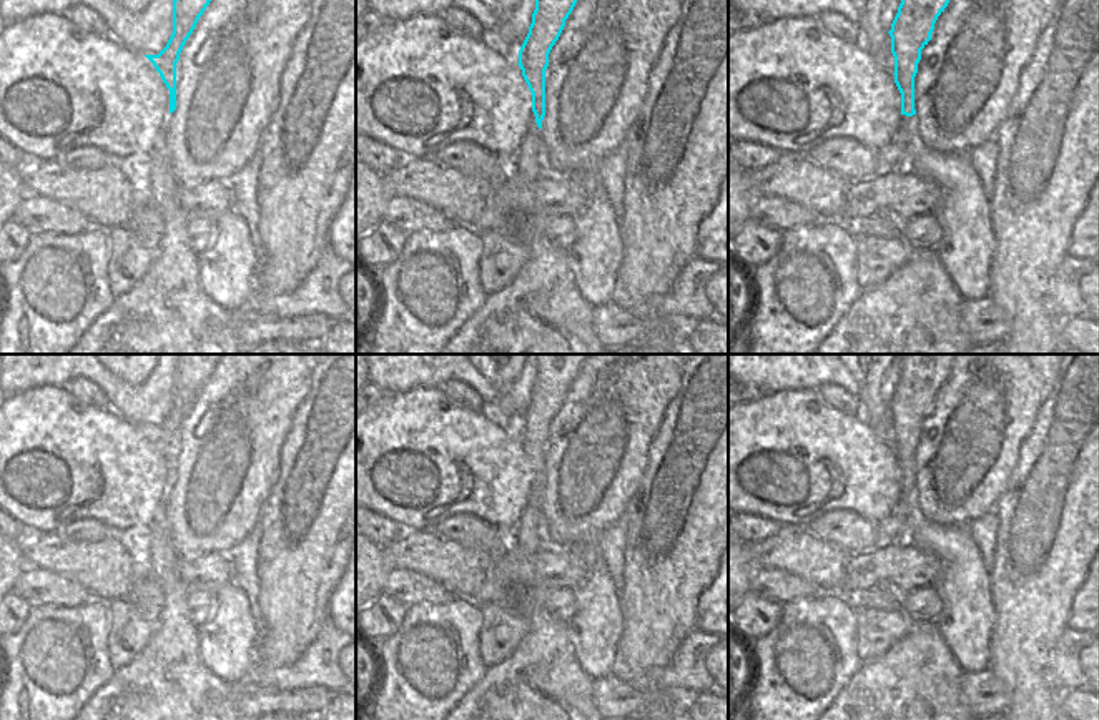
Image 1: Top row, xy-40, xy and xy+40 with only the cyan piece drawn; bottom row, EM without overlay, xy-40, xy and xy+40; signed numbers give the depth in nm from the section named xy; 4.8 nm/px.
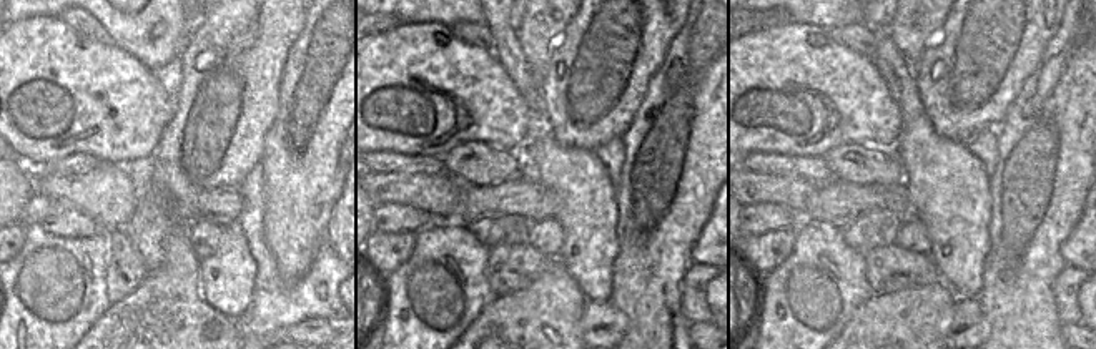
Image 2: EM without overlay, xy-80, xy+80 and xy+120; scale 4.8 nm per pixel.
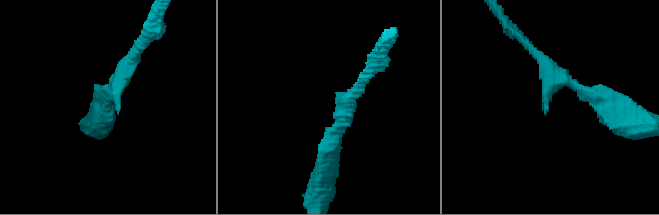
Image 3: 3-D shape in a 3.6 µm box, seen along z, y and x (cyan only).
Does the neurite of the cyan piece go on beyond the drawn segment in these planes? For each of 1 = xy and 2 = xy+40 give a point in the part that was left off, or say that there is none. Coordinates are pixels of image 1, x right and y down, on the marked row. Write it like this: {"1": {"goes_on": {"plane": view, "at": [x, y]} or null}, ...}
{"1": {"goes_on": {"plane": "xy", "at": [531, 162]}}, "2": {"goes_on": {"plane": "xy+40", "at": [896, 157]}}}

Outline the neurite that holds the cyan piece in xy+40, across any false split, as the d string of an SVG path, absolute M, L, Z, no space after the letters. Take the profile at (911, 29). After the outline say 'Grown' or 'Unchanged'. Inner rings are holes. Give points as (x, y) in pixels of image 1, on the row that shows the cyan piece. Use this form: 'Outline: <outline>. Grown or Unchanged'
Outline: M901 0L888 32L894 57L894 83L901 93L901 123L894 140L881 151L881 171L908 168L911 146L918 143L918 115L914 110L914 76L921 50L931 40L934 23L949 0Z. Grown

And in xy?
Outline: M535 0L529 33L519 50L519 67L532 93L532 126L522 140L507 170L524 181L537 181L550 175L549 156L542 143L540 128L545 116L545 70L549 53L559 40L565 20L577 0Z. Grown

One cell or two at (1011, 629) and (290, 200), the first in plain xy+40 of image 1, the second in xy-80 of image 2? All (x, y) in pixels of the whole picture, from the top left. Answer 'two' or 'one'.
one

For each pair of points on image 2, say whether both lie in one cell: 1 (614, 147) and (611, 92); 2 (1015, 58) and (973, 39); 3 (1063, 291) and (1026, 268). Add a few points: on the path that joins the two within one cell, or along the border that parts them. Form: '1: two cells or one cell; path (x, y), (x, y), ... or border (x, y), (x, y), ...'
1: two cells; border (621, 135), (594, 152)
2: one cell; path (1005, 49), (993, 39), (983, 39)
3: two cells; border (1066, 265), (1055, 281), (1055, 309), (1060, 324)

